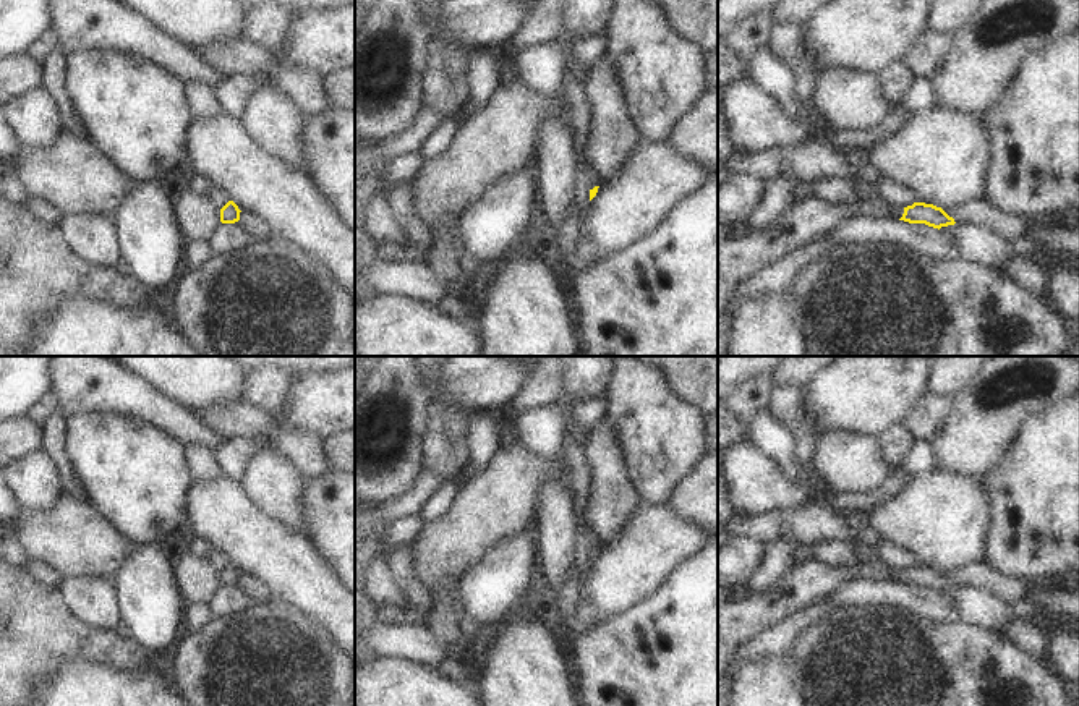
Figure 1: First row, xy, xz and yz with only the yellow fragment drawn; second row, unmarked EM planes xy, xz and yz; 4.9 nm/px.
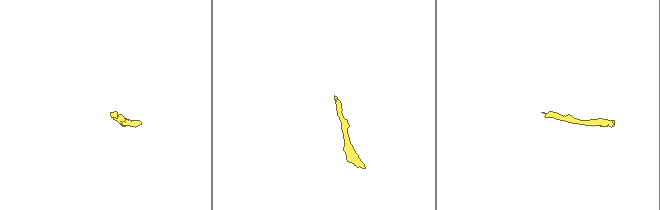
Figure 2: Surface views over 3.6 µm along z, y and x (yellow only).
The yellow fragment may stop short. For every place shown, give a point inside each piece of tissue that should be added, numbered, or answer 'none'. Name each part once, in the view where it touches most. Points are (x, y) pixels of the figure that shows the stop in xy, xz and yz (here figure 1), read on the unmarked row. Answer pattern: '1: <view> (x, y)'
1: yz (890, 575)

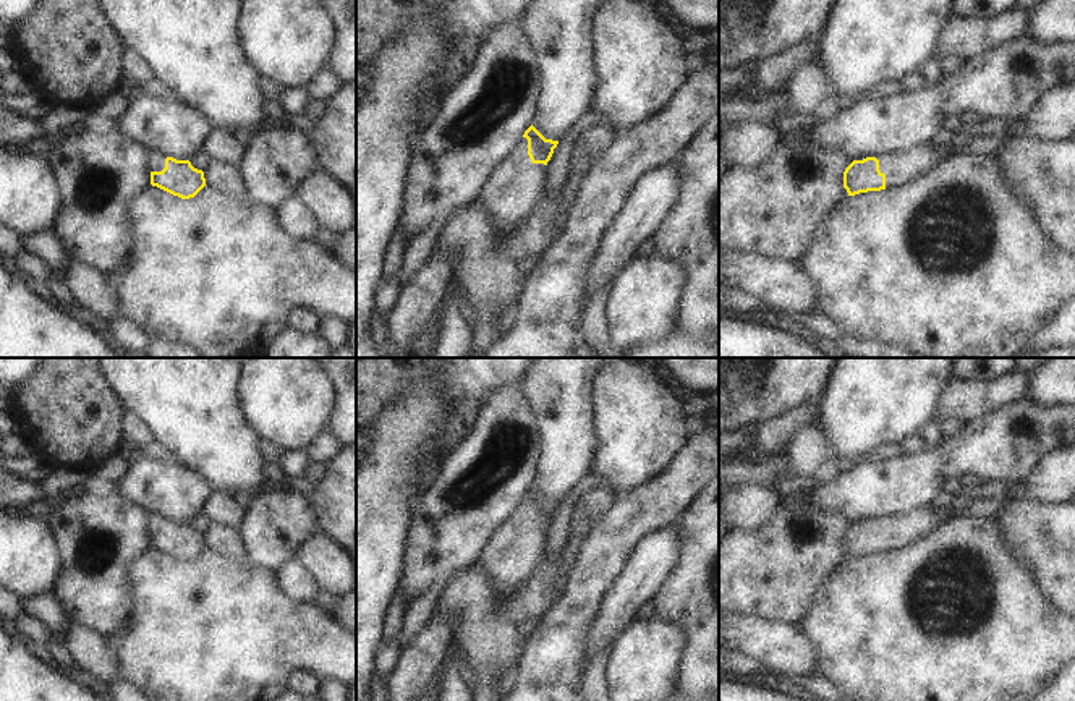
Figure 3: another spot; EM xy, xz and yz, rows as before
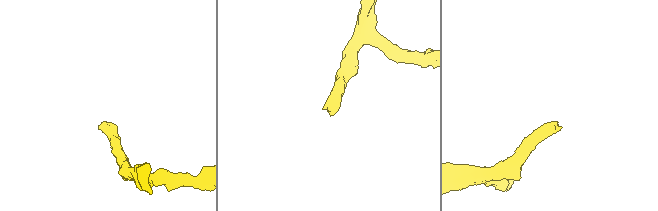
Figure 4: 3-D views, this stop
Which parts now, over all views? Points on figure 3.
1: xz (515, 549)

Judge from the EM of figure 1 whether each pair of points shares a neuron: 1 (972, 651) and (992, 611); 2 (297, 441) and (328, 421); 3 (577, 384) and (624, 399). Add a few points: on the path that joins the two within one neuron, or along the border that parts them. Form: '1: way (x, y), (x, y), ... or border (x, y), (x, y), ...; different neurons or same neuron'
1: border (959, 619), (995, 632); different neurons
2: border (276, 416), (290, 429), (313, 431), (326, 441); different neurons
3: border (614, 373), (613, 384), (605, 394); different neurons

